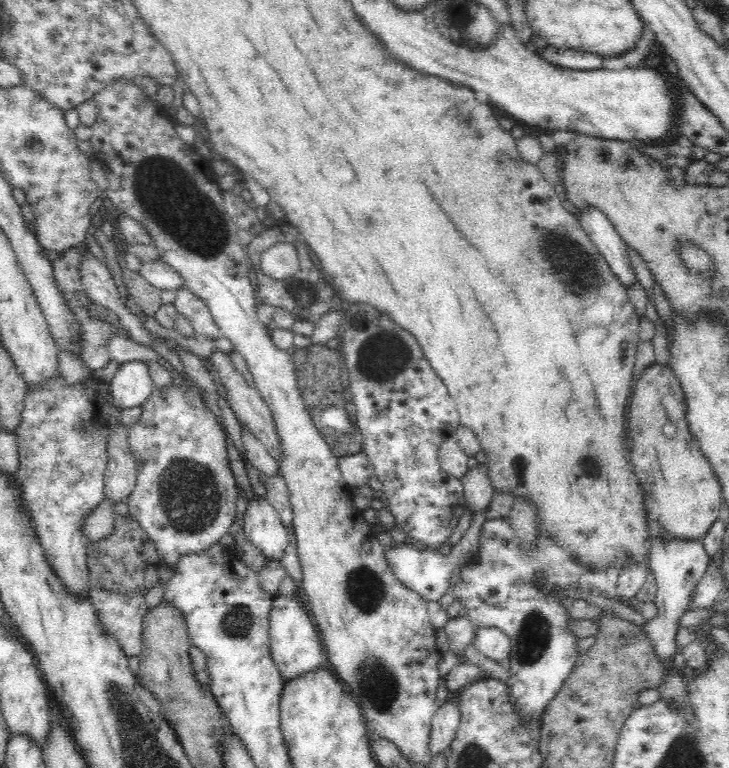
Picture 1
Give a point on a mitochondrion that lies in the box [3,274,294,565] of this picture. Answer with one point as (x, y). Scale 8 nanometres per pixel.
(190, 499)

